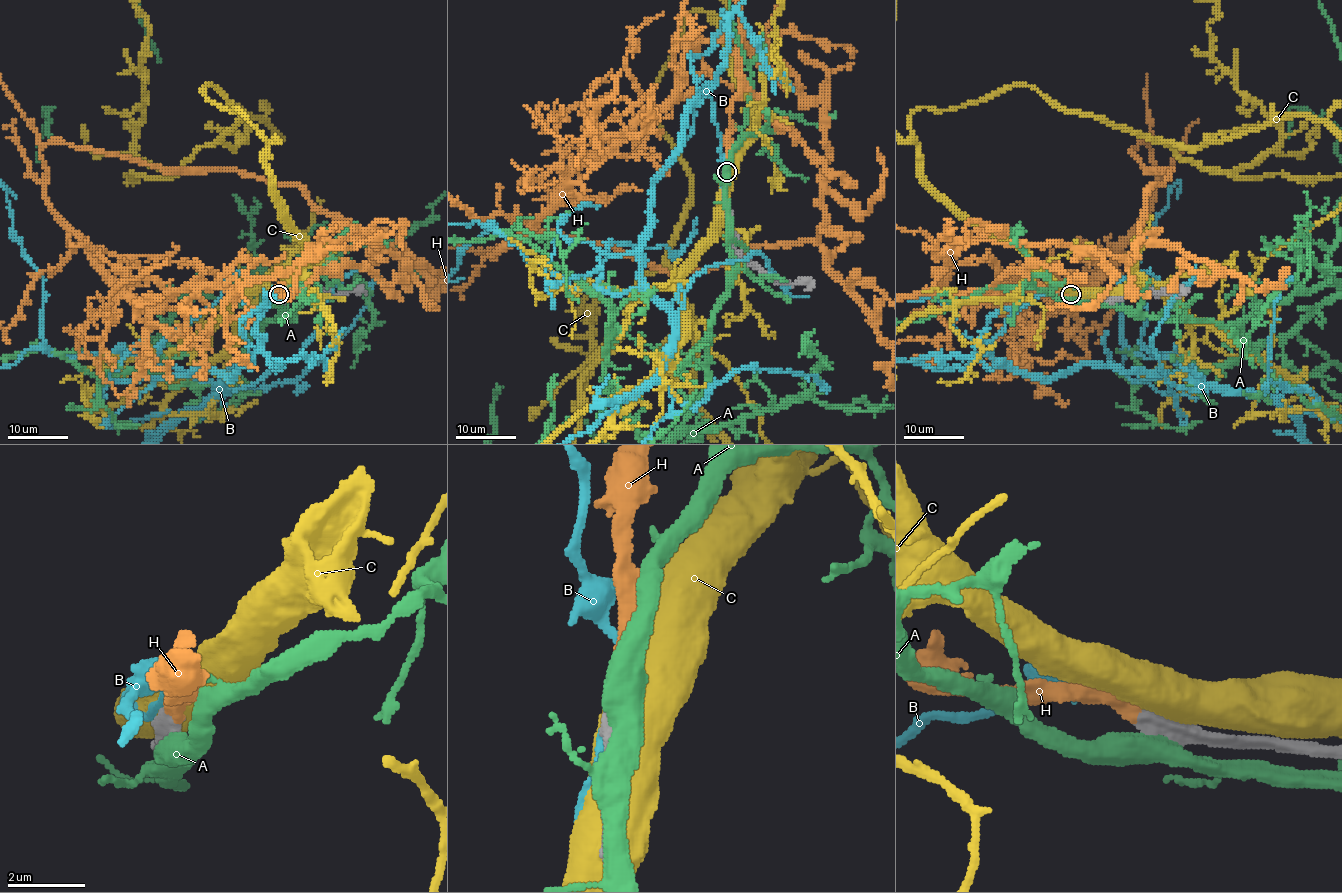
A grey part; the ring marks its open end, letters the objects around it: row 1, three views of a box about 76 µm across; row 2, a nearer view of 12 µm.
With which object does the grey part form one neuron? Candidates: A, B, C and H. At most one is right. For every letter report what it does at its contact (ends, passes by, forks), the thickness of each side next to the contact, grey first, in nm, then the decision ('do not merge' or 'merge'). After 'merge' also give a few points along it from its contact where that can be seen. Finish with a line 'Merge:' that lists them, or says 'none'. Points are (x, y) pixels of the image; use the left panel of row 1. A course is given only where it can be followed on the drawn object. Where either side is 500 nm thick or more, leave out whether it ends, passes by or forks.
A: calibres 700 and 600 nm; do not merge
B: calibres 650 and 180 nm; do not merge
C: calibres 700 and 700 nm; do not merge
H: calibres 550 and 480 nm; merge
Merge: H

